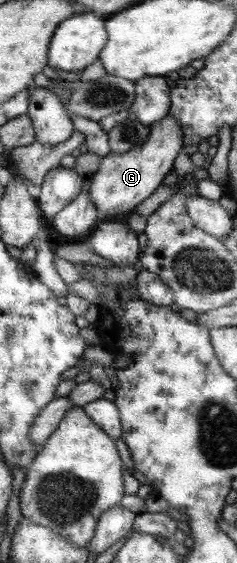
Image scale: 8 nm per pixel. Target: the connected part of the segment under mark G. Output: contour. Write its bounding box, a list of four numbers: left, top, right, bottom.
[88,114,182,219]

